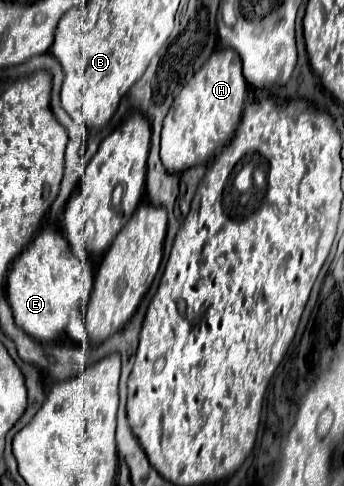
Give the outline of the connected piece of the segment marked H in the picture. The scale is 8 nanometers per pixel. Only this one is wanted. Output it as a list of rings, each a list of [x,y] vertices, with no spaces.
[[[216,48],[204,66],[174,98],[160,134],[160,160],[168,172],[182,172],[210,160],[216,148],[228,144],[246,100],[246,80],[240,58],[232,48]]]

